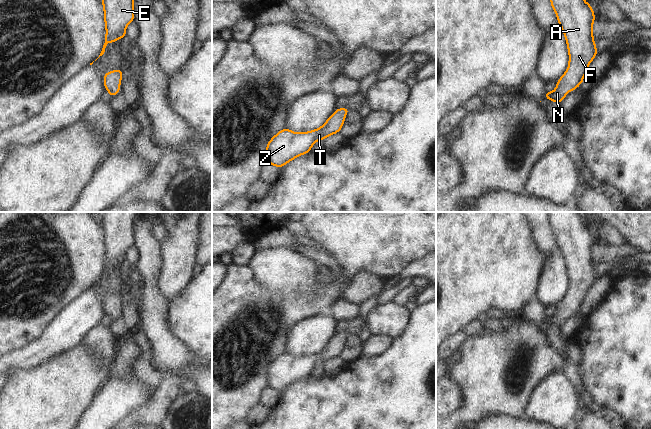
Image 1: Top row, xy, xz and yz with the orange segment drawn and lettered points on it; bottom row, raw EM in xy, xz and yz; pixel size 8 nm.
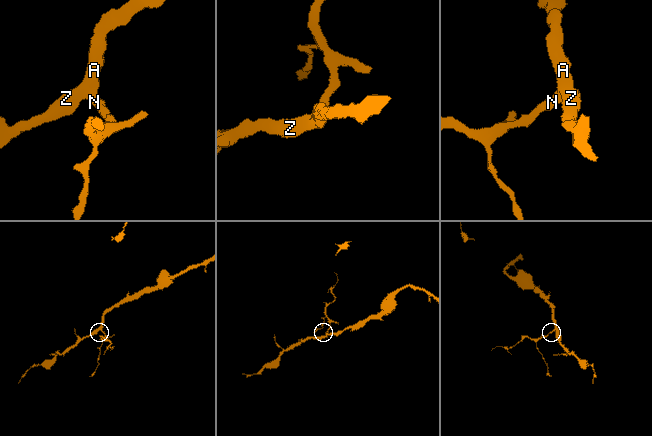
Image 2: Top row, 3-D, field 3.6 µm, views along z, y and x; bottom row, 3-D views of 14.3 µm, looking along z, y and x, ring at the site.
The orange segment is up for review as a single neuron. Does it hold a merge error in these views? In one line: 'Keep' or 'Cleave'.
Keep

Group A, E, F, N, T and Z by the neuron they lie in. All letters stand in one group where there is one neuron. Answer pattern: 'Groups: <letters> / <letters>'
Groups: A E F N T Z

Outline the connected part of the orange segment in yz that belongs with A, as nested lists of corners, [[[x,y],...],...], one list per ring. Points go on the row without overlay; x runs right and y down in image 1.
[[[549,212],[549,221],[551,230],[557,238],[558,246],[565,258],[569,274],[569,290],[563,300],[557,305],[556,313],[550,317],[545,316],[543,322],[561,327],[566,321],[568,314],[575,314],[583,306],[589,287],[597,279],[592,255],[595,240],[591,229],[583,224],[580,212]]]

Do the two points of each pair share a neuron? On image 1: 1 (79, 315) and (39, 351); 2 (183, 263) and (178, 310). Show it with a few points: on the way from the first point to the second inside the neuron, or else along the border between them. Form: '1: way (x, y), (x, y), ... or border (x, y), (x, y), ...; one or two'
1: way (69, 325), (49, 343); one
2: border (193, 276), (168, 303); two

